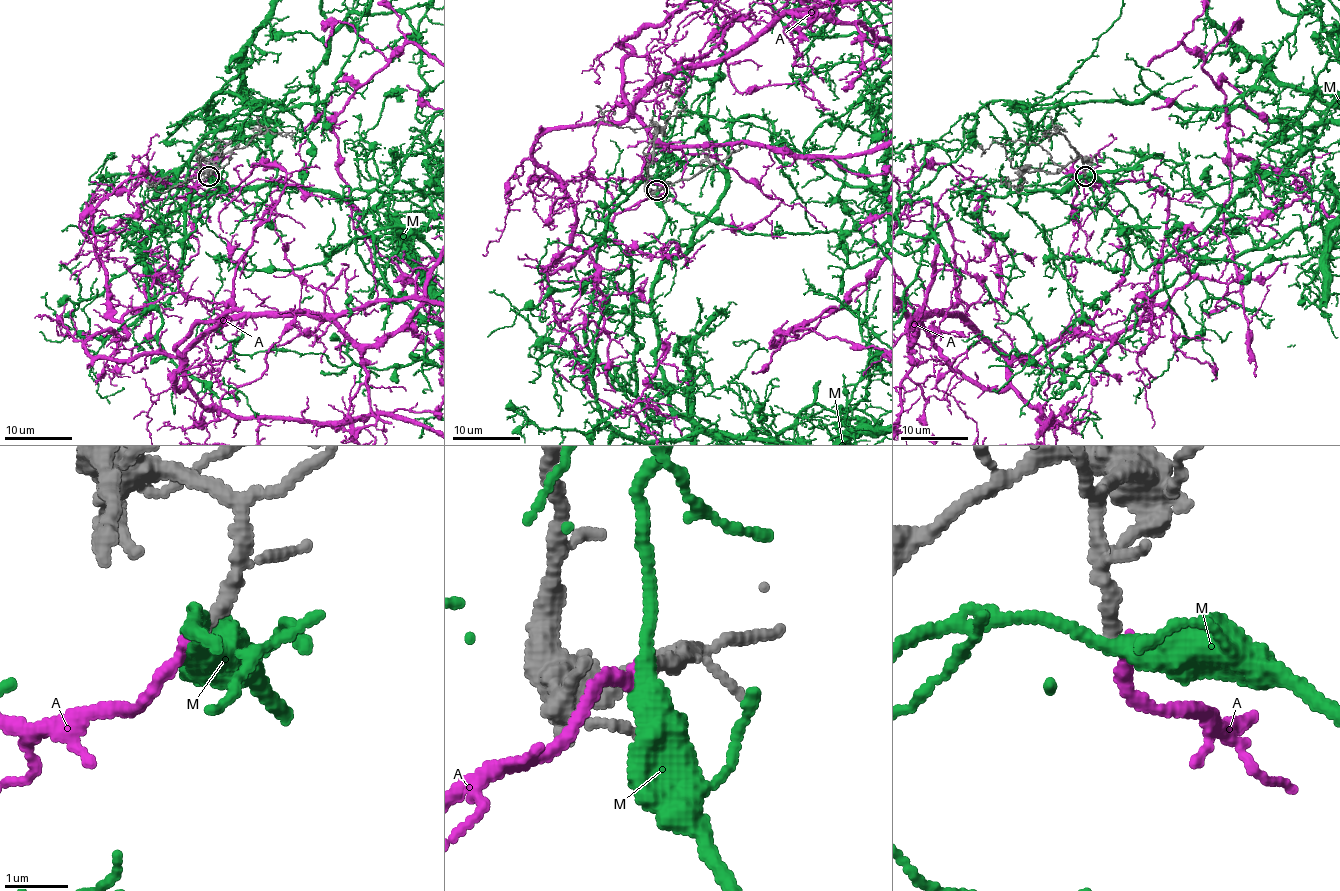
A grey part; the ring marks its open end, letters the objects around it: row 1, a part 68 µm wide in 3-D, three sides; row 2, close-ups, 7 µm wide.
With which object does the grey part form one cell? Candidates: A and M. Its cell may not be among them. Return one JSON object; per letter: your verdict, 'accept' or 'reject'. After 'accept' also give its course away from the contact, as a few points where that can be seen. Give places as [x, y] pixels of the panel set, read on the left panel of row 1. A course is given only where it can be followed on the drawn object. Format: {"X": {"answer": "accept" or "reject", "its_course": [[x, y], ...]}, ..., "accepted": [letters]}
{"A": {"answer": "accept"}, "M": {"answer": "reject"}, "accepted": ["A"]}

